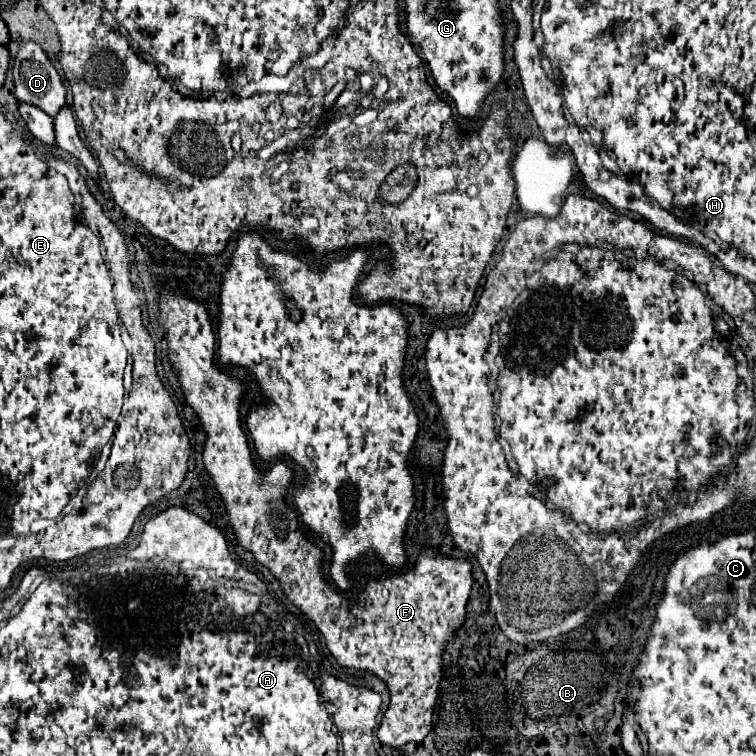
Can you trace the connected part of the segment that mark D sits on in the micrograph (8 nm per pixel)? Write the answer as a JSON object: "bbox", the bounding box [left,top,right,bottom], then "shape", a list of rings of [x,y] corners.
{"bbox":[12,42,66,118],"shape":[[[26,42],[20,46],[12,72],[14,72],[14,84],[16,84],[16,98],[20,102],[32,104],[32,106],[44,110],[52,118],[60,112],[60,108],[66,106],[66,86],[64,86],[62,78],[58,76],[56,68],[52,66],[52,62],[48,60],[46,52],[36,42]]]}

